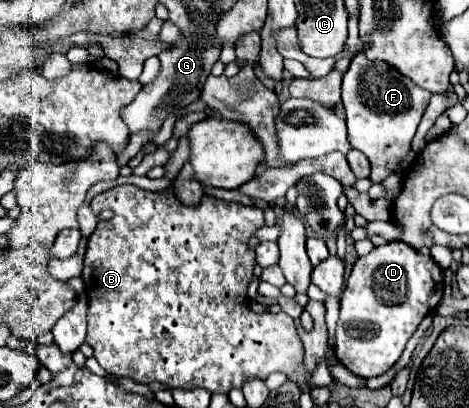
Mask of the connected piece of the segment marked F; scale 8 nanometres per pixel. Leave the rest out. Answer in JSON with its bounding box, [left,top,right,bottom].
[342,52,430,182]

